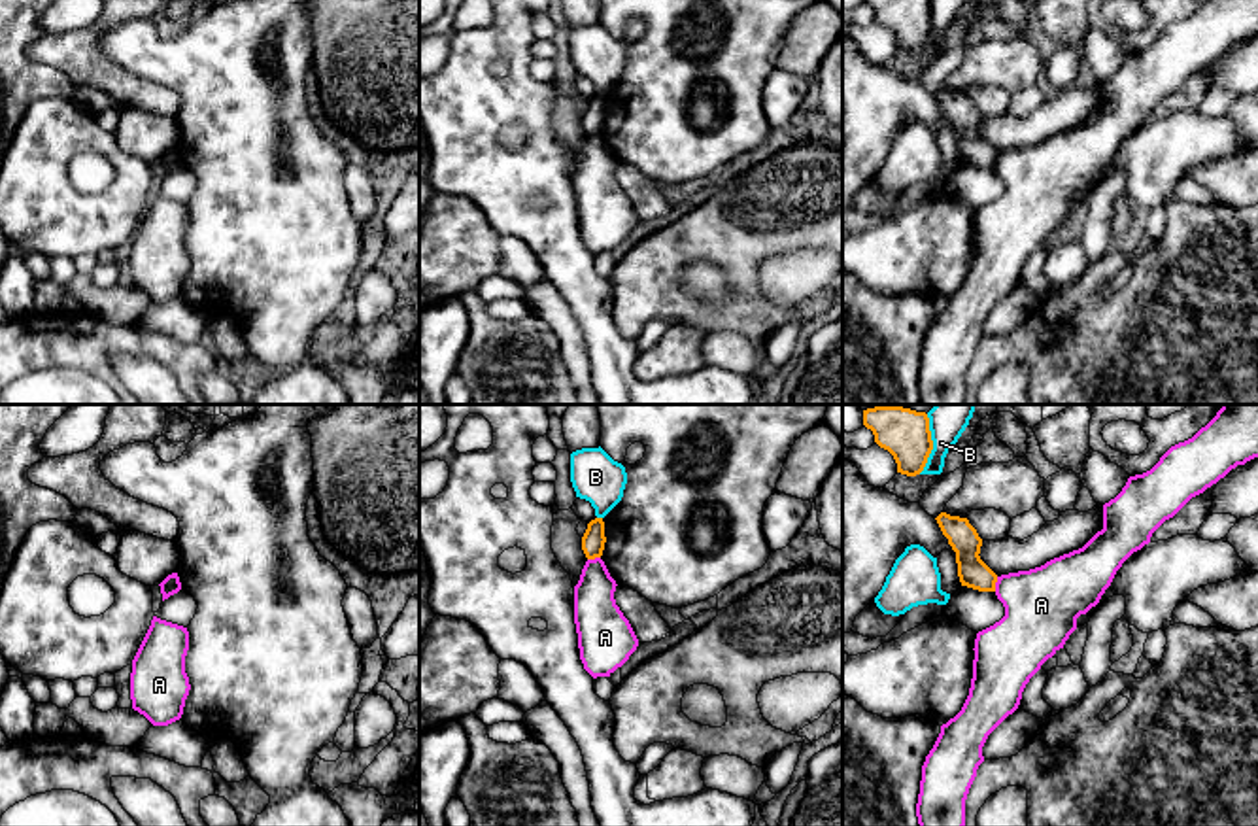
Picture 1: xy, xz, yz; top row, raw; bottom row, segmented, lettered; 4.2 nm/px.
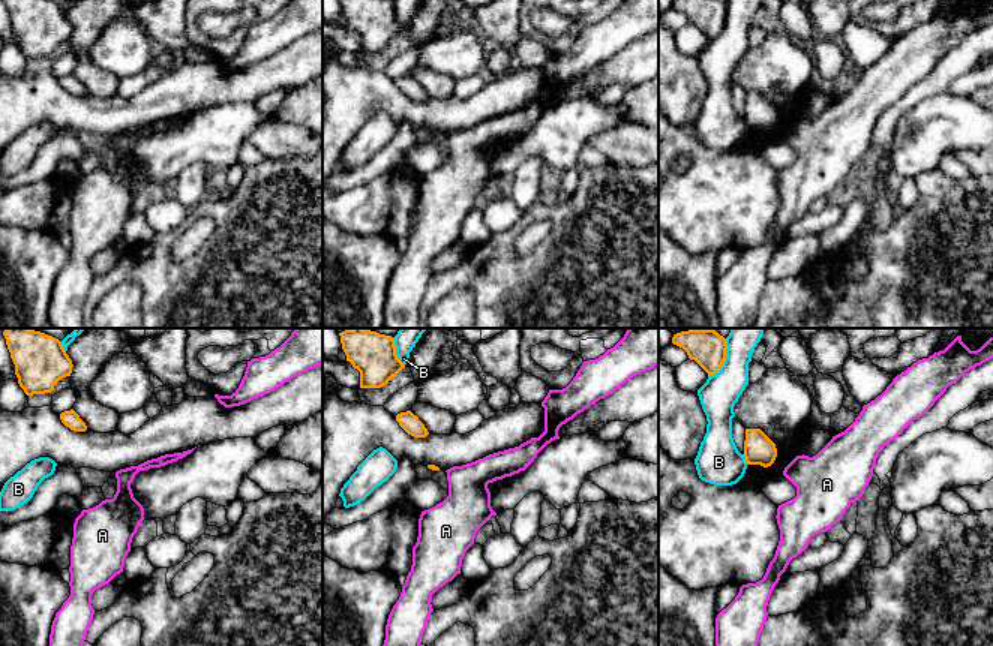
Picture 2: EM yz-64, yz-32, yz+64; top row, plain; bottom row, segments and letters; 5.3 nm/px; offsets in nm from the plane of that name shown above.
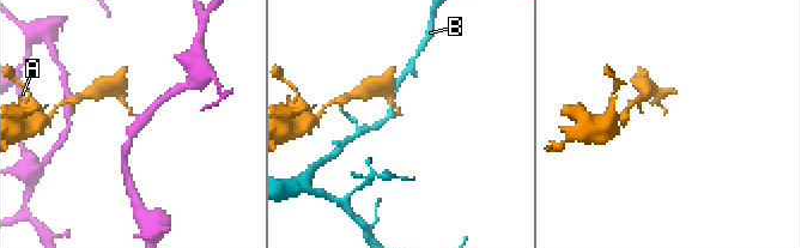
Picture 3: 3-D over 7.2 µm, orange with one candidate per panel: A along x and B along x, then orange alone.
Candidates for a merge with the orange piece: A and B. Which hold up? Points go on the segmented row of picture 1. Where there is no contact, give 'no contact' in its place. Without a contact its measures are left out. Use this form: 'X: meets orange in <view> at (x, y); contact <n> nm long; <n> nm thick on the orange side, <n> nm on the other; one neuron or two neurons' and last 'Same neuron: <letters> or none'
A: meets orange in yz at (994, 585); contact 70 nm long; 130 nm thick on the orange side, 320 nm on the other; two neurons
B: meets orange in yz at (932, 445); contact 260 nm long; 220 nm thick on the orange side, 170 nm on the other; two neurons
Same neuron: none

